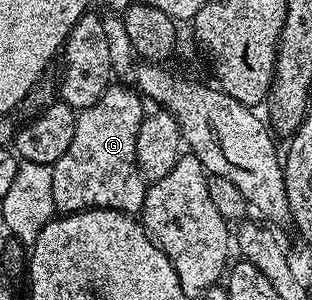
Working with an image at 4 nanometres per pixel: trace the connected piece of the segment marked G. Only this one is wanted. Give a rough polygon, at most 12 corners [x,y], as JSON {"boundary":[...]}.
{"boundary":[[138,91],[78,113],[51,170],[60,213],[143,211]]}

